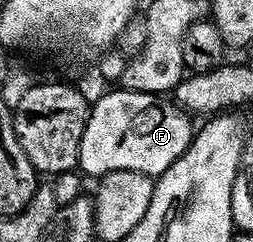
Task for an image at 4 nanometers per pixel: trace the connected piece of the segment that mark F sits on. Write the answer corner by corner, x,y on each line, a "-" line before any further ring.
115,90
100,96
91,105
88,121
84,124
84,133
80,139
79,171
85,177
101,178
112,171
138,171
142,175
158,178
192,145
194,127
193,117
179,104
169,102
150,92
129,92

